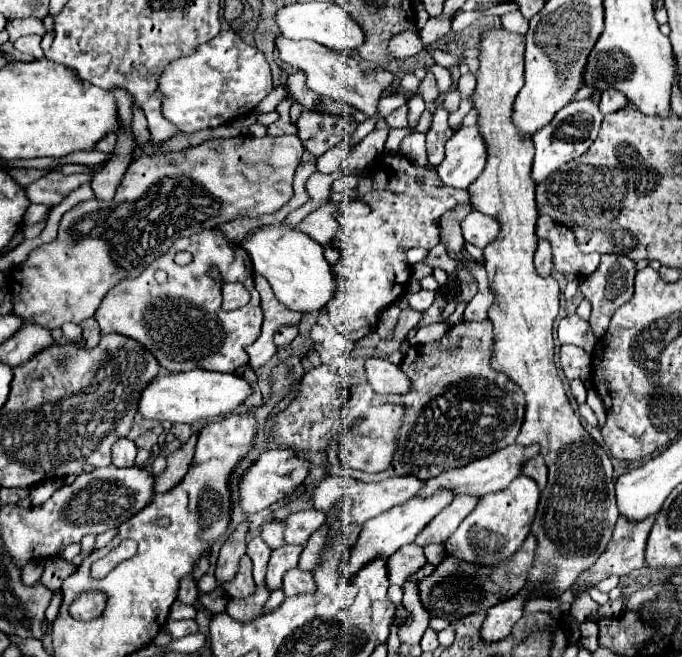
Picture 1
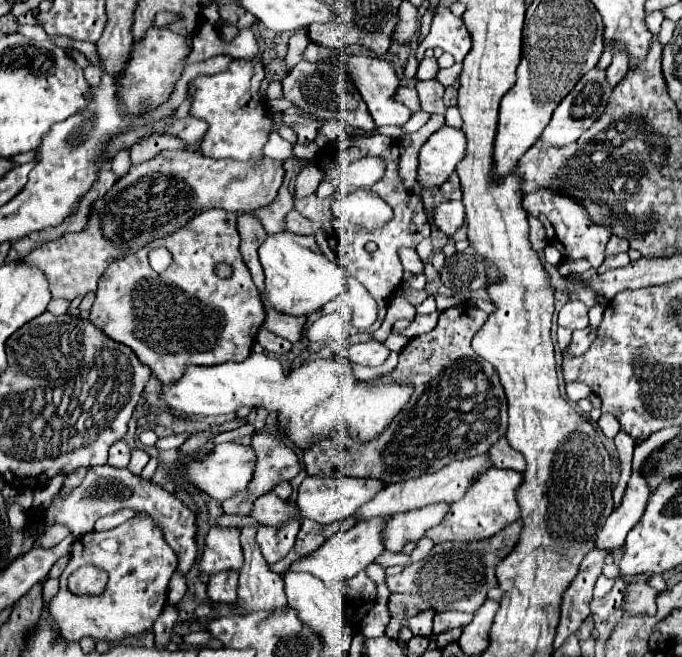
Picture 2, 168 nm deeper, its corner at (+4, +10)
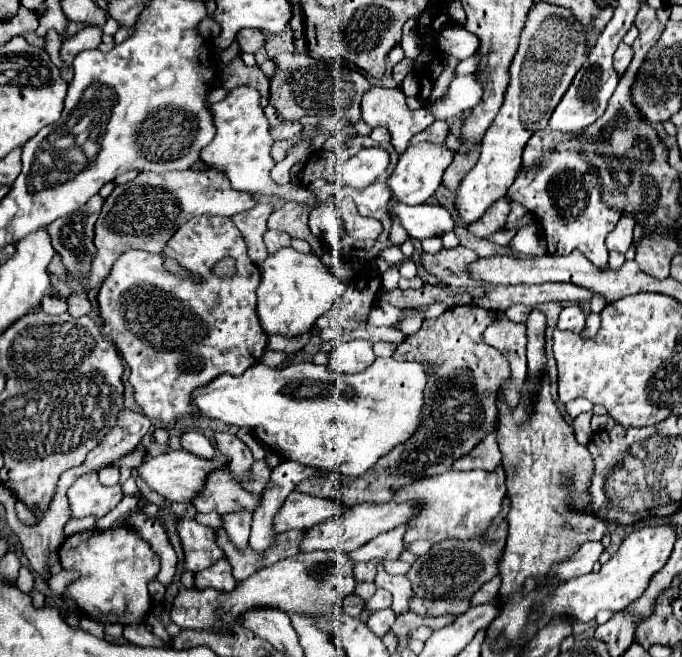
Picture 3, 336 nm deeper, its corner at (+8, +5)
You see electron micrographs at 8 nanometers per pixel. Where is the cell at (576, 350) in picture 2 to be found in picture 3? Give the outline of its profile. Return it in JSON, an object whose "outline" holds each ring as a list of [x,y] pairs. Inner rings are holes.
{"outline":[[[589,314],[587,316],[587,330],[581,334],[583,338],[591,338],[591,336],[595,336],[595,332],[599,330],[599,322],[601,322],[601,314]]]}

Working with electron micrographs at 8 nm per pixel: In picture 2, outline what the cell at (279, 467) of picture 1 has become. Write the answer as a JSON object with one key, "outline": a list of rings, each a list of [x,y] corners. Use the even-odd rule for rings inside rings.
{"outline":[[[219,443],[211,455],[201,457],[187,467],[189,481],[217,501],[225,501],[227,497],[233,497],[235,493],[247,489],[247,485],[253,479],[253,473],[255,473],[255,451],[249,445],[241,443]]]}

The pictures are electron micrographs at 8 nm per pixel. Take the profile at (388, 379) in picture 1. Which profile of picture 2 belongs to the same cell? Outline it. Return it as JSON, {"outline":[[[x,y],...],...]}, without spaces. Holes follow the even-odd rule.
{"outline":[[[367,341],[367,343],[357,343],[351,345],[347,349],[347,359],[359,365],[367,365],[367,367],[379,367],[387,361],[389,357],[389,349],[379,343],[379,341]]]}

